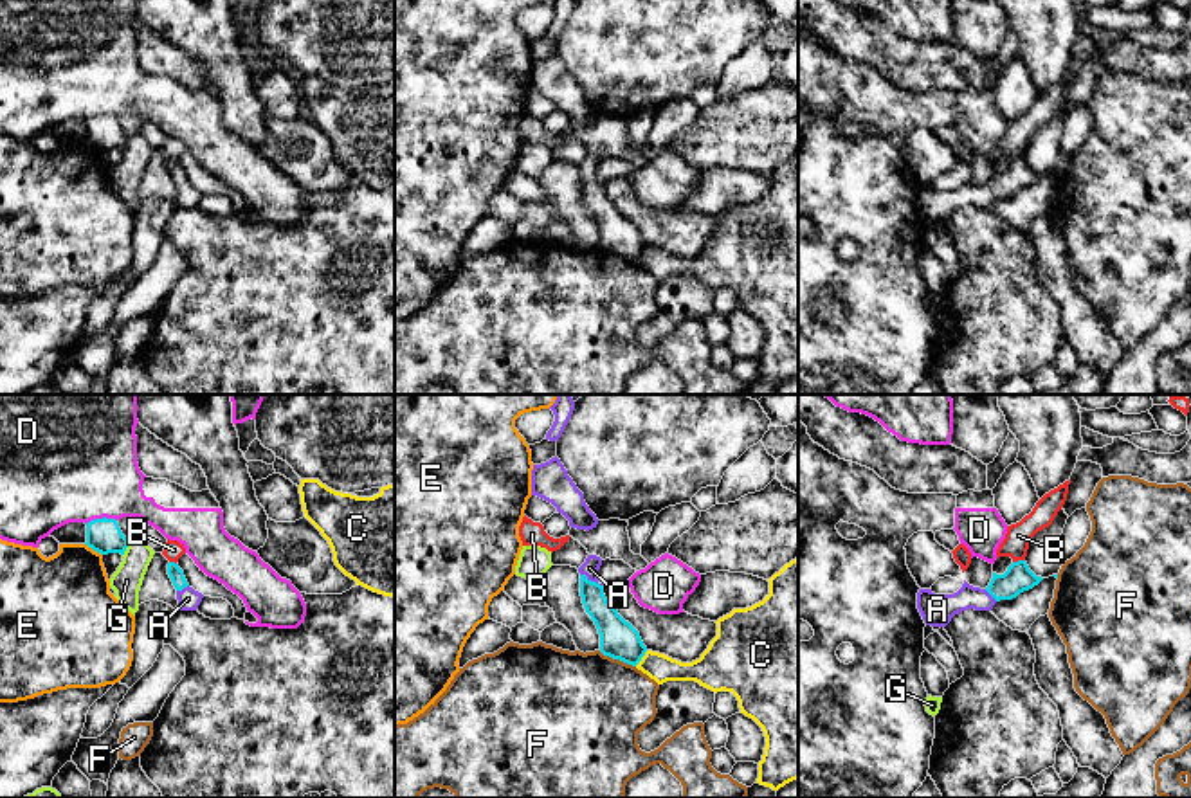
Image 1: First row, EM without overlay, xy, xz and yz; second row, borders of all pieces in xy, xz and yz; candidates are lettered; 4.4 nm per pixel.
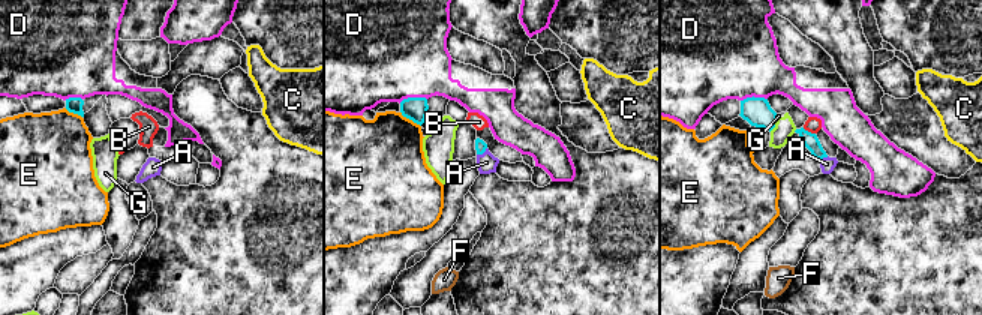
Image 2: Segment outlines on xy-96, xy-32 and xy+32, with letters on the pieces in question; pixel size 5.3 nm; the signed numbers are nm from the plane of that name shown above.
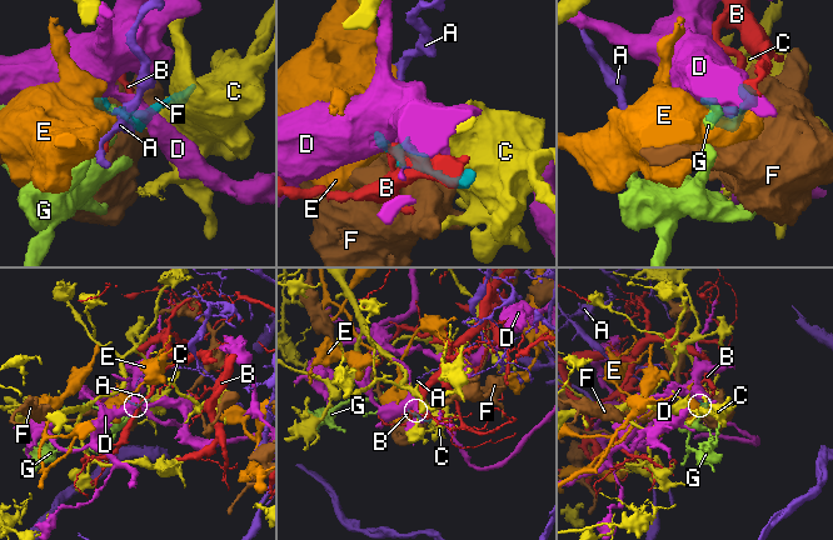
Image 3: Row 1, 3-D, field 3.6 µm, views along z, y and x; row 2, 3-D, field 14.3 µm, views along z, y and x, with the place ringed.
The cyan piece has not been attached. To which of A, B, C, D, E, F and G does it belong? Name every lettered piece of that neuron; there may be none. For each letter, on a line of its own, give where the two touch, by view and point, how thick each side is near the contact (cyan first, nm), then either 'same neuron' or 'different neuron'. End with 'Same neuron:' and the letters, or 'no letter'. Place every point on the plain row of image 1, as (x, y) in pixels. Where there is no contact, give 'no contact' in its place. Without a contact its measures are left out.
A: xz (590, 177) | 140/80 nm | same neuron
B: yz (1018, 157) | 120/120 nm | different neuron
C: xz (642, 253) | 170/120 nm | different neuron
D: xy (100, 116) | 160/480 nm | different neuron
E: xy (94, 146) | 160/380 nm | different neuron
F: xz (617, 254) | 170/480 nm | different neuron
G: xy (125, 146) | 160/140 nm | different neuron
Same neuron: A

